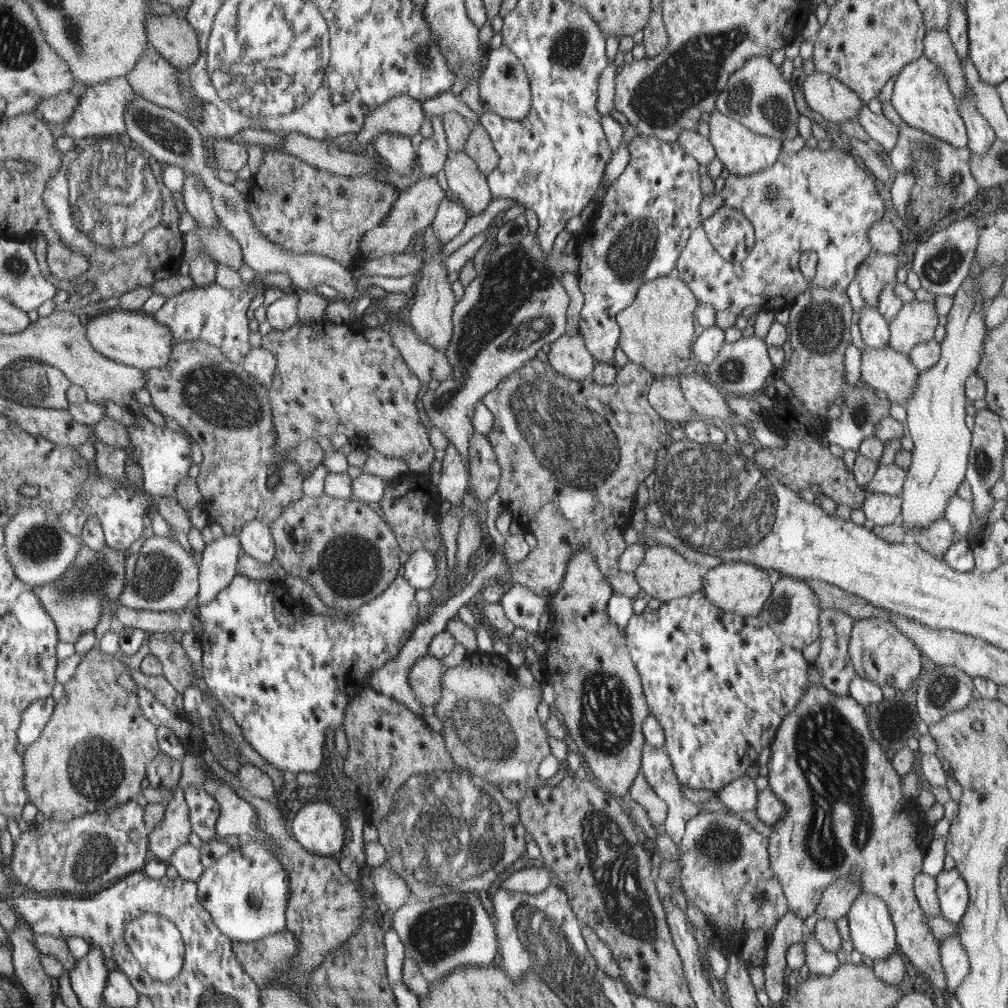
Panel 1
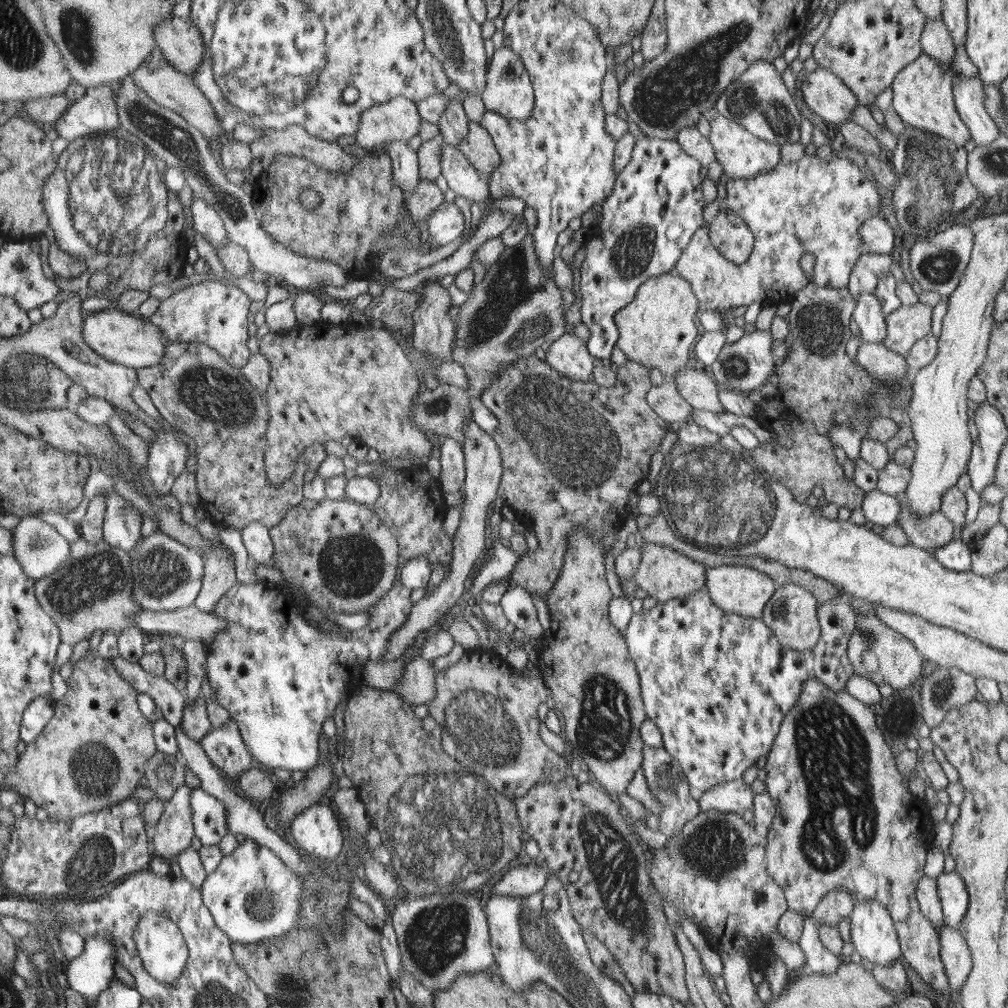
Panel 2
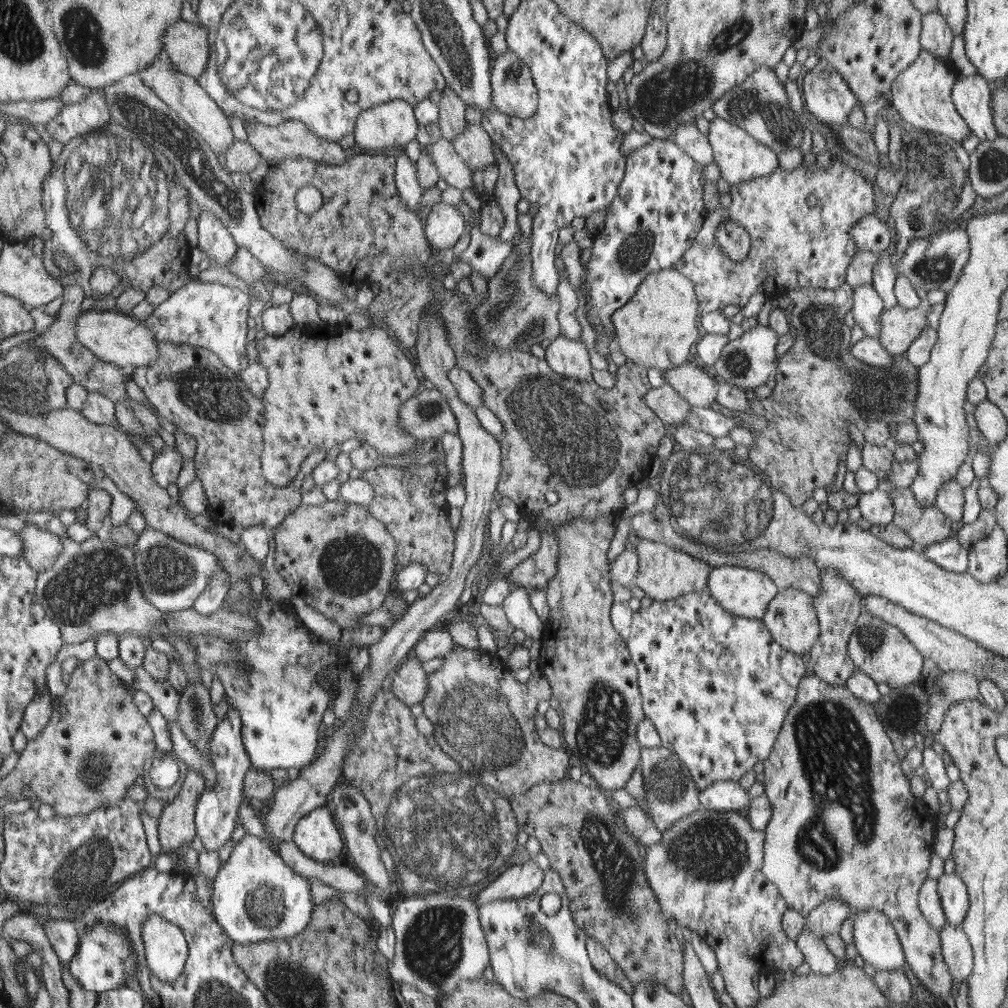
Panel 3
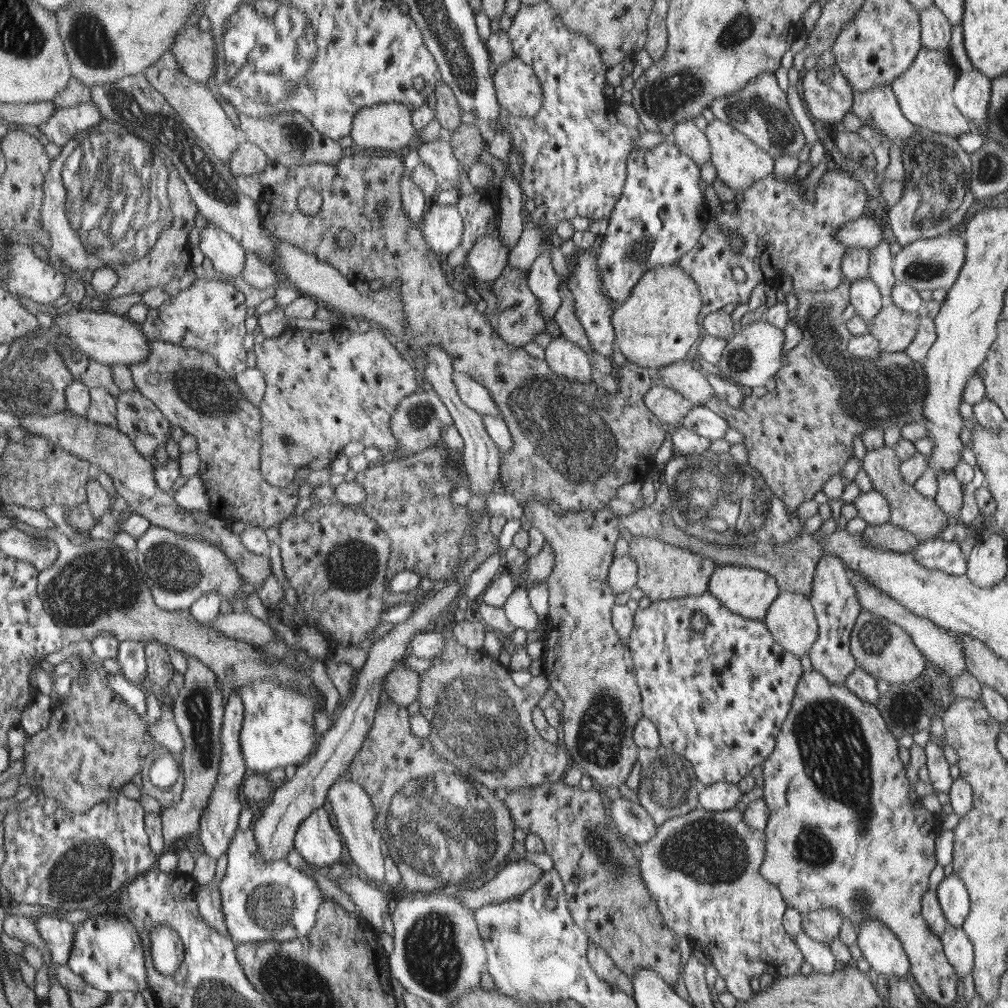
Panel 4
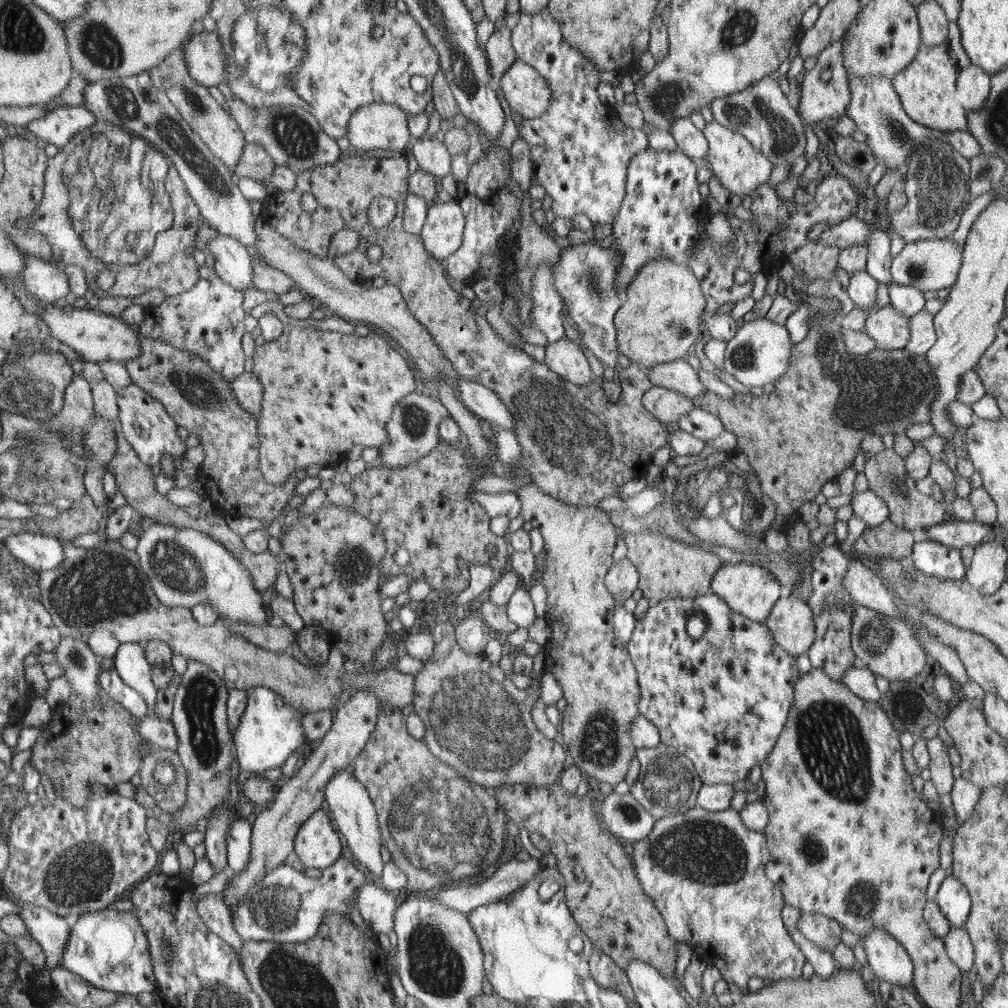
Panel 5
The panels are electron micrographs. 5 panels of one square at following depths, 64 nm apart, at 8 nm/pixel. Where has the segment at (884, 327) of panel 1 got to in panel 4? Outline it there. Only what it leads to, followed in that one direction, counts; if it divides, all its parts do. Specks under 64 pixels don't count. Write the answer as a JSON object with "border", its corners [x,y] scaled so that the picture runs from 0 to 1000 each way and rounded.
{"border":[[[862,274],[851,278],[851,280],[845,280],[843,300],[847,303],[848,312],[851,312],[861,324],[863,324],[863,319],[867,317],[867,313],[879,303],[871,284]]]}

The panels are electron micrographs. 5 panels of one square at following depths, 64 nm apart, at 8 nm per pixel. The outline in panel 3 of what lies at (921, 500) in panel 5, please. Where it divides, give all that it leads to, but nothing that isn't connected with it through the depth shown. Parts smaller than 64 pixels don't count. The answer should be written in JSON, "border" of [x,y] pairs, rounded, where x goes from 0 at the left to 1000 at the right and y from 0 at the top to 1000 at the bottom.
{"border":[[[861,438],[857,439],[857,444],[855,444],[854,448],[856,462],[871,471],[871,484],[875,484],[885,493],[885,499],[887,499],[886,520],[892,523],[900,532],[903,532],[907,541],[914,546],[919,542],[923,542],[923,540],[933,539],[943,534],[943,529],[949,521],[929,501],[915,502],[915,500],[911,500],[911,496],[907,494],[903,484],[883,484],[883,482],[877,480],[877,477],[879,477],[877,474],[881,474],[888,457],[886,450],[884,441],[870,442]]]}

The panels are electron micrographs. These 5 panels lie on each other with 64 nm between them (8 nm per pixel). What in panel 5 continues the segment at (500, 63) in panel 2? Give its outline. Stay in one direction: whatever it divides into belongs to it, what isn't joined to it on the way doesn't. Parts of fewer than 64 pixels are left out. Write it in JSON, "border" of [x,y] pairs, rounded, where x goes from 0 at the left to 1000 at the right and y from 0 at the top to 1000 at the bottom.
{"border":[[[513,59],[506,64],[506,68],[493,80],[493,85],[496,93],[499,94],[500,101],[504,103],[504,108],[510,109],[512,113],[517,113],[520,118],[532,117],[544,110],[549,93],[546,83],[533,68],[528,64],[521,63],[520,61]]]}

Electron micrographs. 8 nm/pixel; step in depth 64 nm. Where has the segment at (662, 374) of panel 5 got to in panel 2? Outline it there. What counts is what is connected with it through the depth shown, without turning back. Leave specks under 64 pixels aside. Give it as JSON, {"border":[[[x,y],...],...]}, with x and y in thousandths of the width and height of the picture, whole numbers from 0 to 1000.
{"border":[[[687,363],[673,367],[668,375],[672,379],[676,393],[688,402],[691,409],[720,409],[712,395],[713,383],[702,368],[693,368]]]}

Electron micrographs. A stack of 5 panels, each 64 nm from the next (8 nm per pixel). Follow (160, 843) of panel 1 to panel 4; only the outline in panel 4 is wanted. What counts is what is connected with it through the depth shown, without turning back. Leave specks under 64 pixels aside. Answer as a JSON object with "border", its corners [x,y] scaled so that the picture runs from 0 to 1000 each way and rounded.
{"border":[[[193,651],[186,652],[186,667],[182,673],[183,681],[174,692],[170,711],[177,719],[183,735],[183,746],[181,746],[181,750],[178,750],[178,755],[181,763],[183,763],[184,774],[179,795],[159,806],[164,839],[171,839],[173,835],[197,825],[198,810],[202,801],[206,799],[208,789],[216,777],[216,765],[218,765],[218,756],[220,756],[220,717],[223,716],[223,700],[220,694],[224,691],[222,684],[216,681],[216,675],[214,675],[211,665]]]}

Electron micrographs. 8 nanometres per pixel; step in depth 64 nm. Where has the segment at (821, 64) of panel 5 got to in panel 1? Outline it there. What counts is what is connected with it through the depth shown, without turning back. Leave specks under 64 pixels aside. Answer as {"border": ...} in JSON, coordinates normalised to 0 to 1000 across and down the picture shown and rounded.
{"border":[[[808,70],[802,74],[797,81],[797,87],[802,105],[828,122],[849,117],[857,104],[851,92],[829,76],[815,71]]]}

